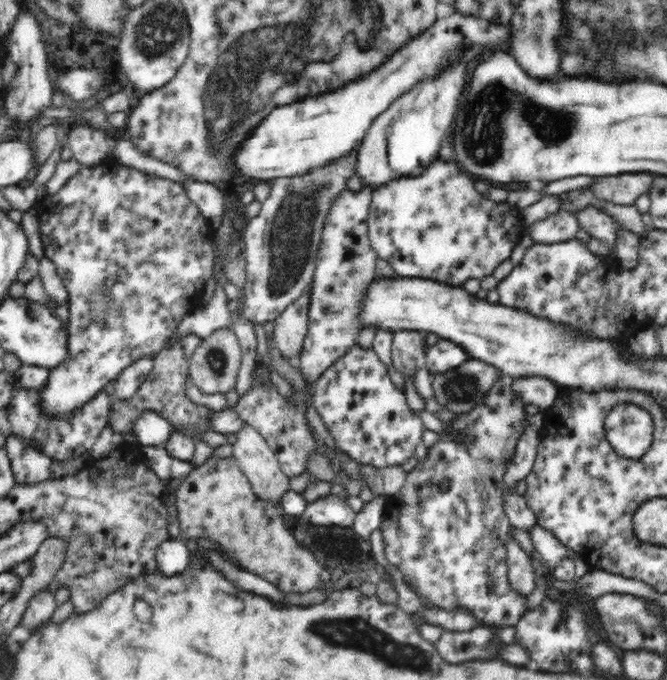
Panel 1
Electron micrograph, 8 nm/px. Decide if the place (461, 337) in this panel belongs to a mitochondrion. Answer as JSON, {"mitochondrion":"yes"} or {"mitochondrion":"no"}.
{"mitochondrion":"no"}

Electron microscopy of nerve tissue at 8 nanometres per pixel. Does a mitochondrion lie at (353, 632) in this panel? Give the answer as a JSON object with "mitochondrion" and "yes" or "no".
{"mitochondrion":"yes"}

